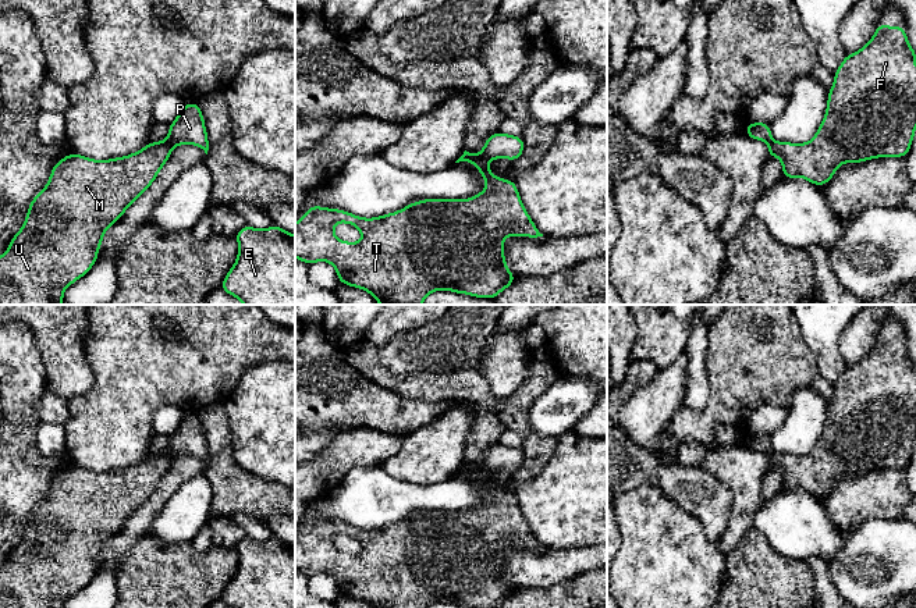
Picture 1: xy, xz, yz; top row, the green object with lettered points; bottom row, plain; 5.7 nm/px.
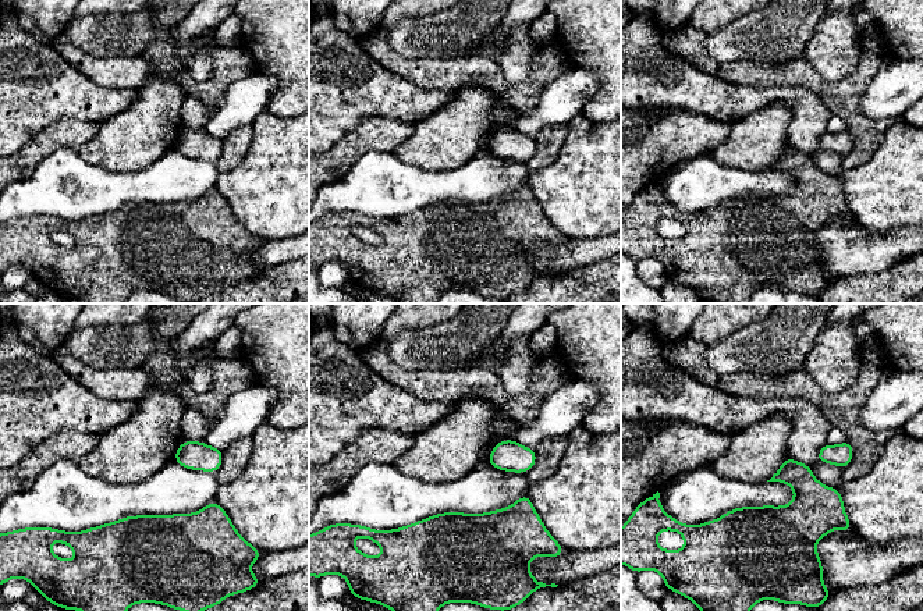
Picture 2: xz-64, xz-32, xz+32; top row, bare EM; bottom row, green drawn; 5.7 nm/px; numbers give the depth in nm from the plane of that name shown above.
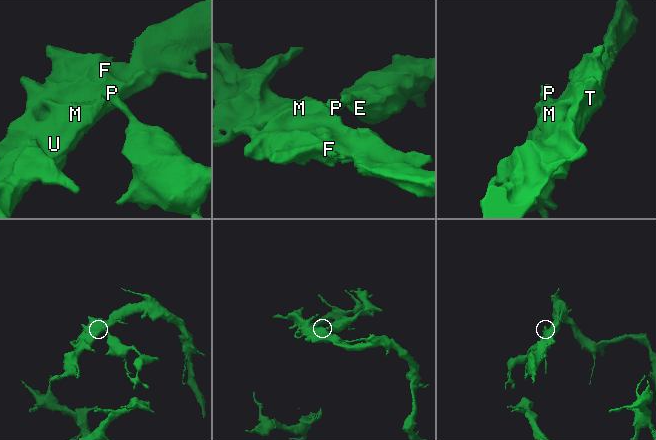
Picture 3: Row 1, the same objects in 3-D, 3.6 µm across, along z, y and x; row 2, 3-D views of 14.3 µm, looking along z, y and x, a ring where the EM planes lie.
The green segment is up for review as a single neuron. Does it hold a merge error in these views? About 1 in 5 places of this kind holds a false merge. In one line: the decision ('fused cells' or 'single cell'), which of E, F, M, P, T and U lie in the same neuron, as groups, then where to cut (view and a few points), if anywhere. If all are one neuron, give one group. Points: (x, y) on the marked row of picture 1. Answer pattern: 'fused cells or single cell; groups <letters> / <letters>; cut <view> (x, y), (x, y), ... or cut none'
fused cells; groups E P / F M T U; cut xz (479, 155), (487, 160)

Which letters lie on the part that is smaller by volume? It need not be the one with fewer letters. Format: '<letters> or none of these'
E, P

